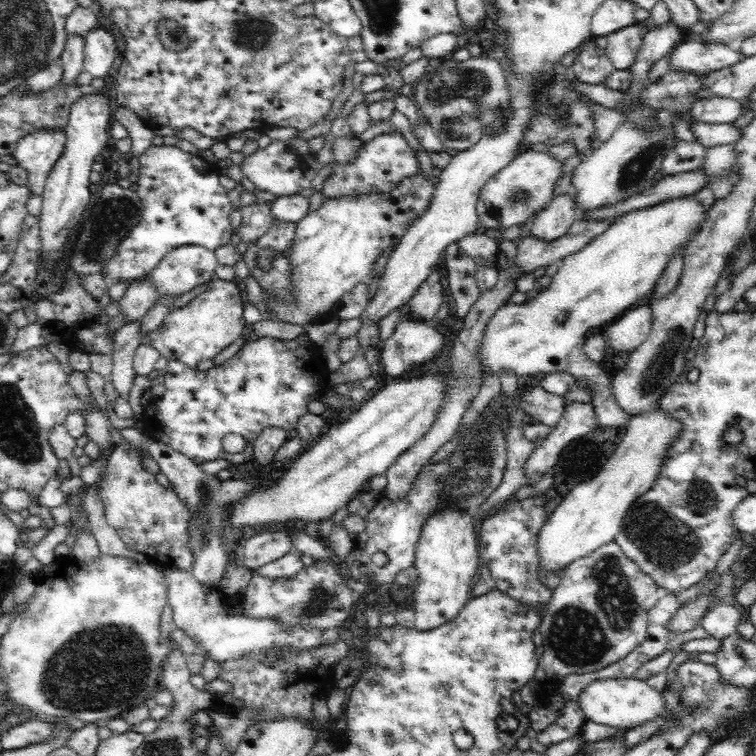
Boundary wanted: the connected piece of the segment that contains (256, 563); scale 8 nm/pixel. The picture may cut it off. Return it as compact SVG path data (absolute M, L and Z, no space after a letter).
M262 530L246 538L243 550L243 564L254 571L264 564L282 558L286 552L293 549L288 533Z

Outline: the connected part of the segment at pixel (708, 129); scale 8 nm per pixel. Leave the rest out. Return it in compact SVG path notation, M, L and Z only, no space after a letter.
M693 121L689 128L697 144L700 144L705 150L726 144L734 146L741 136L741 130L736 128L734 123L710 124Z

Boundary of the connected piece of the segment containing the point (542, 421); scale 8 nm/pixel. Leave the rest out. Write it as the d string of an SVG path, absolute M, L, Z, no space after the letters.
M540 385L519 393L518 407L524 415L531 417L532 424L556 427L558 420L563 416L564 397L552 395L544 391Z

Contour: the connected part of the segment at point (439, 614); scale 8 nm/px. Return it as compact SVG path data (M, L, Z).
M444 509L430 515L426 520L418 539L413 562L418 572L415 588L410 594L416 616L415 630L430 631L458 617L458 613L472 598L470 592L482 566L477 548L474 521L468 513Z

